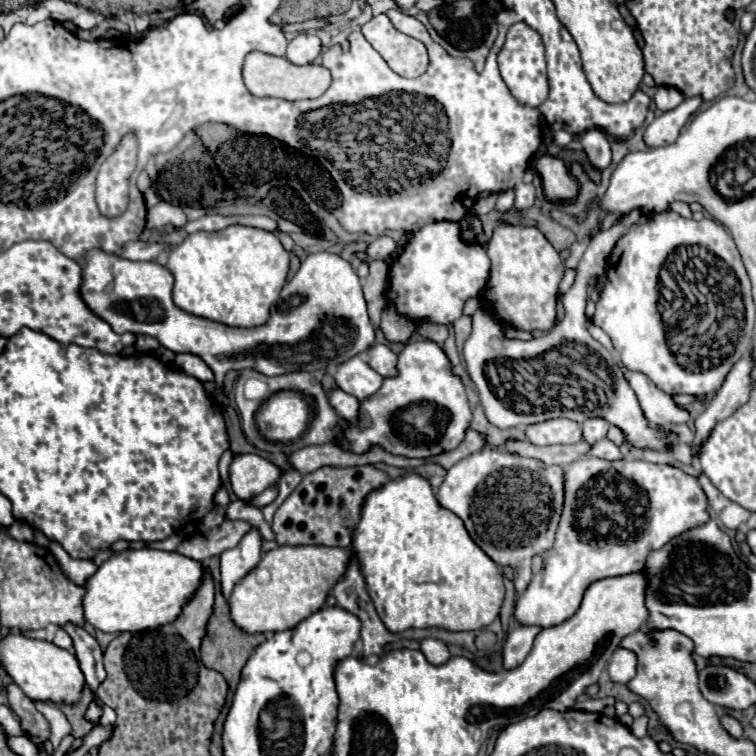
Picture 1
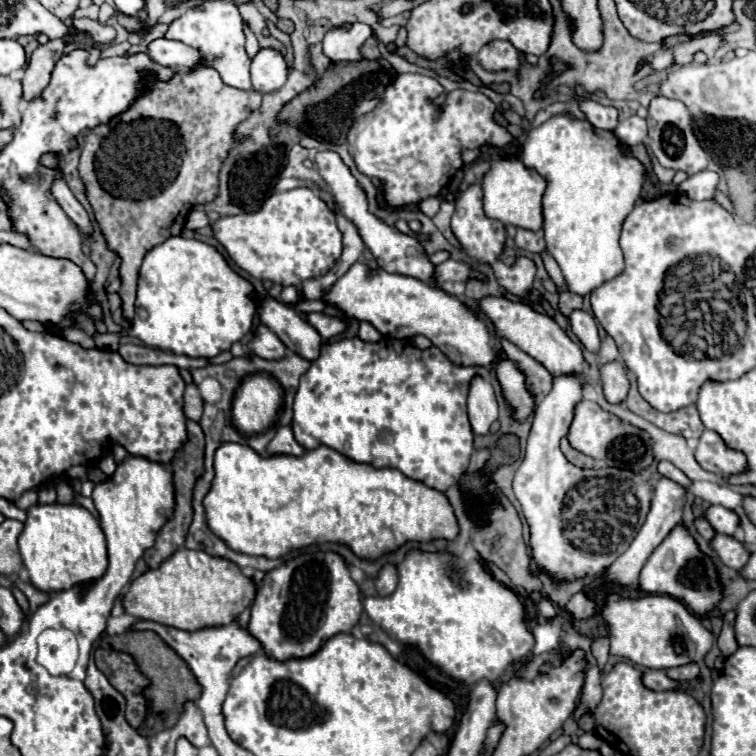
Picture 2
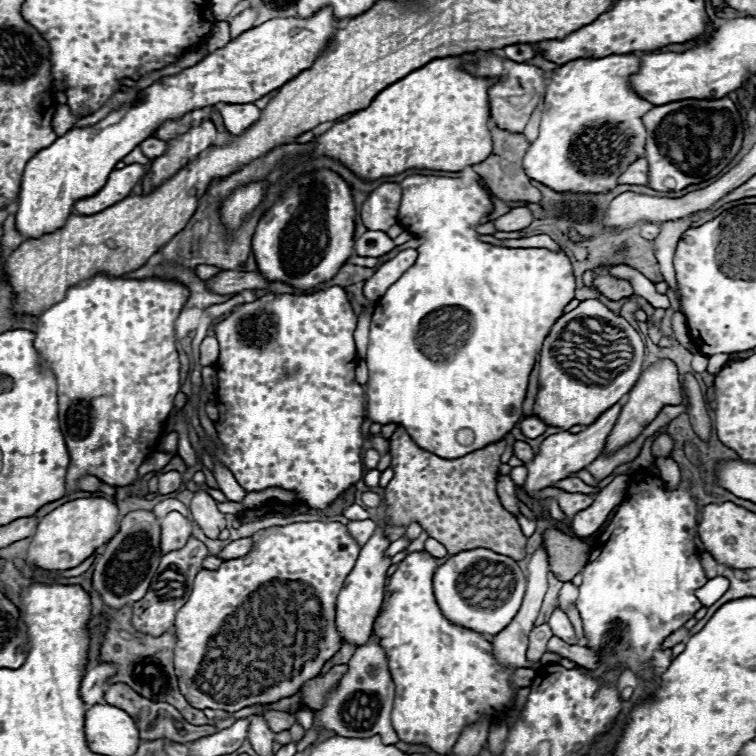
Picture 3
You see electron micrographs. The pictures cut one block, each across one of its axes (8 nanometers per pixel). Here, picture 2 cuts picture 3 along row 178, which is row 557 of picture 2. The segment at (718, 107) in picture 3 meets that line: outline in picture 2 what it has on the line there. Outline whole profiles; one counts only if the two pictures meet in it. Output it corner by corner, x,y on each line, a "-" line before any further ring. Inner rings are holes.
676,526
652,552
640,572
640,588
648,594
668,594
686,602
696,614
712,610
722,600
722,584
714,562
704,556
684,526

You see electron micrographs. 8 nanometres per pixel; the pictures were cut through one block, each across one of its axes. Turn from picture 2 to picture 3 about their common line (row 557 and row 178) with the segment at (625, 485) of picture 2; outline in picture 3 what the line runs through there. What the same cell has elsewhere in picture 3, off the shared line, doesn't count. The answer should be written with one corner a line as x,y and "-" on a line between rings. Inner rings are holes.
622,54
622,56
606,56
606,58
578,58
572,62
562,64
558,70
552,72
550,76
550,84
546,90
546,102
544,102
544,110
542,110
542,122
540,122
540,136
530,144
526,156
524,156
524,170
528,174
528,178
542,182
544,186
548,186
554,192
582,192
582,194
606,194
610,190
614,190
618,186
618,176
638,158
644,156
644,148
646,148
646,130
642,124
642,116
652,110
652,102
640,98
632,88
628,78
632,74
636,74
636,70
640,70
640,56
636,54

